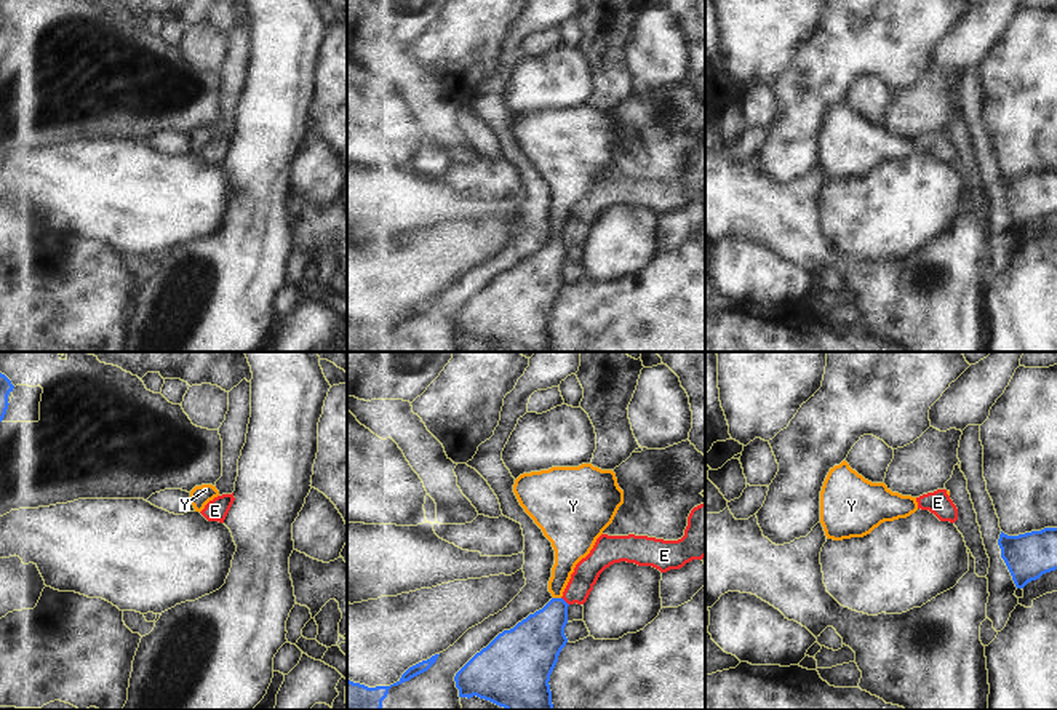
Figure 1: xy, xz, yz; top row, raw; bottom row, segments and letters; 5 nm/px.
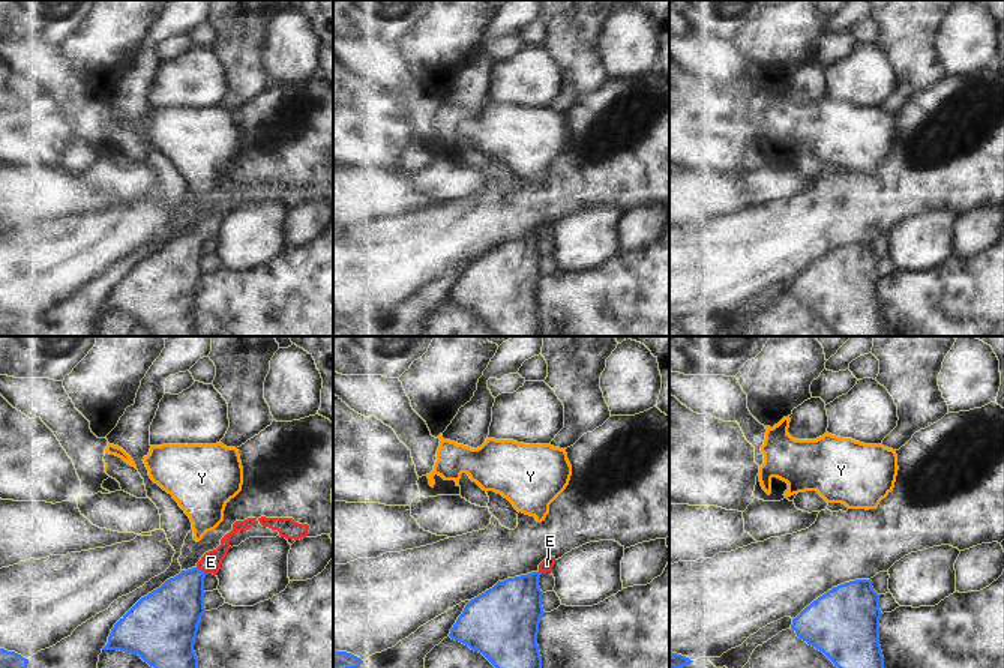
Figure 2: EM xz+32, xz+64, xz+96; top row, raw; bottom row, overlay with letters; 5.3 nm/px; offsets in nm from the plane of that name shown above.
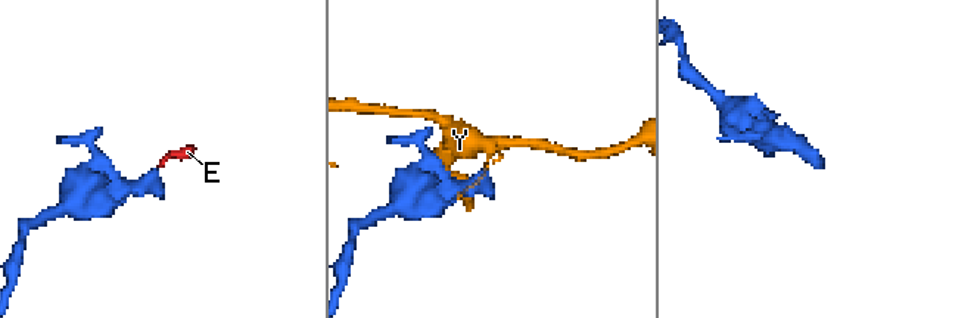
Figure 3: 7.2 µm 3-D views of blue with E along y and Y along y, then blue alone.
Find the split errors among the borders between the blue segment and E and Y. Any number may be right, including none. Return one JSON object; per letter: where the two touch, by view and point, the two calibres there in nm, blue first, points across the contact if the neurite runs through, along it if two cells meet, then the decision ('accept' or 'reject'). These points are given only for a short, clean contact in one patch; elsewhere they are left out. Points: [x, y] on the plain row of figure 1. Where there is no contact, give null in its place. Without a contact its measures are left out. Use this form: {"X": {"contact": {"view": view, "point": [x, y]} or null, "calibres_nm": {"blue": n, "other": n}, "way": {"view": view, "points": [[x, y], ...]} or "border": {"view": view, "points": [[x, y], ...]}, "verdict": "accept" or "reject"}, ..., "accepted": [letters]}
{"E": {"contact": {"view": "xz", "point": [565, 243]}, "calibres_nm": {"blue": 260, "other": 130}, "way": {"view": "xz", "points": [[536, 283], [565, 243], [579, 229], [587, 213]]}, "verdict": "accept"}, "Y": {"contact": {"view": "xz", "point": [557, 240]}, "calibres_nm": {"blue": 260, "other": 150}, "verdict": "reject"}, "accepted": ["E"]}

